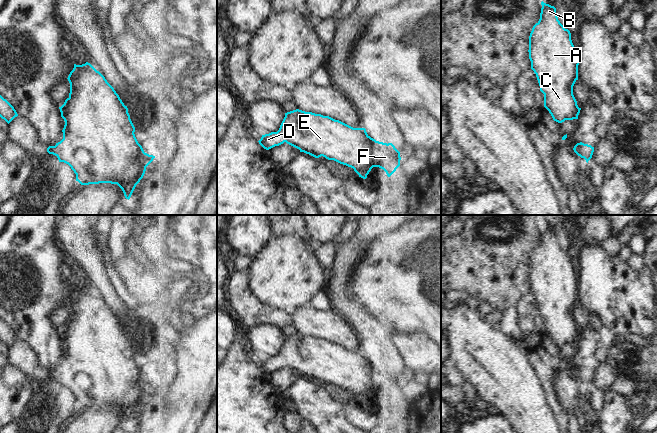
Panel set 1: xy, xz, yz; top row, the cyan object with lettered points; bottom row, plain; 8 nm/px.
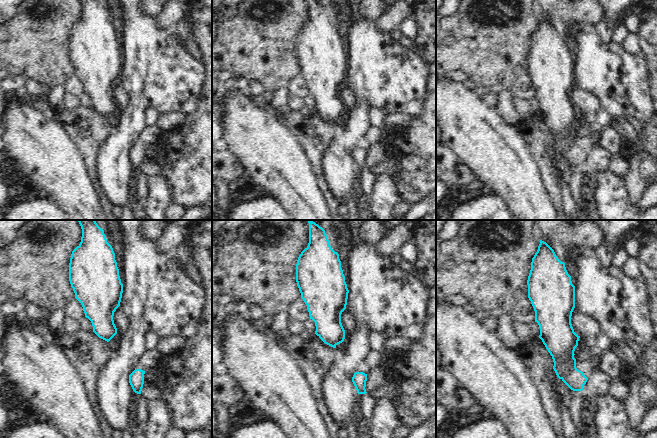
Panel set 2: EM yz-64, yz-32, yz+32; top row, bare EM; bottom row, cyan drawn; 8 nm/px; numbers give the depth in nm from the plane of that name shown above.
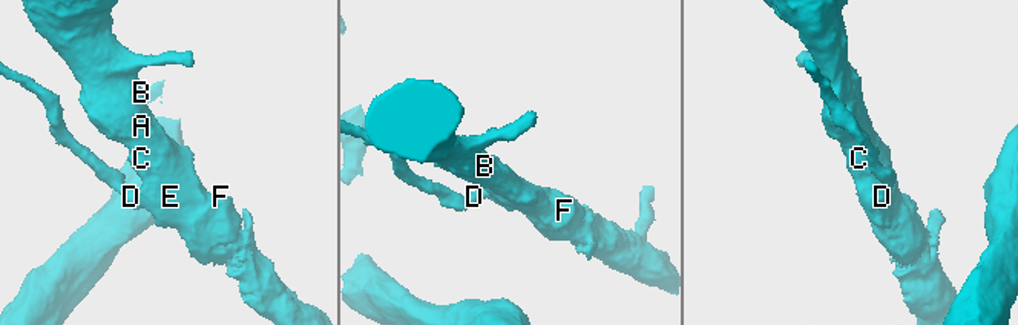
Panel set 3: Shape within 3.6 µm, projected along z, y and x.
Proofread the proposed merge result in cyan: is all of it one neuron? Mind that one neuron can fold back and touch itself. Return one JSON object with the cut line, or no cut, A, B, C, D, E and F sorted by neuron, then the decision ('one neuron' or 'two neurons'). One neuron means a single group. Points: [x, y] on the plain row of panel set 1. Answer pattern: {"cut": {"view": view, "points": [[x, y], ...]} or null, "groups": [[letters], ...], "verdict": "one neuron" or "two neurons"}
{"cut": null, "groups": [["A", "B", "C", "D", "E", "F"]], "verdict": "one neuron"}

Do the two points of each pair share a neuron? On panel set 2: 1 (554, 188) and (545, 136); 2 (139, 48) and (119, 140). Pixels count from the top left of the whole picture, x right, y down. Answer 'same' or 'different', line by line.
1: same
2: same

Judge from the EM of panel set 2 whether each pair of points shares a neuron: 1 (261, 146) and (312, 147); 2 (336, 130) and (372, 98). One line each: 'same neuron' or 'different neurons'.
1: different neurons
2: different neurons

